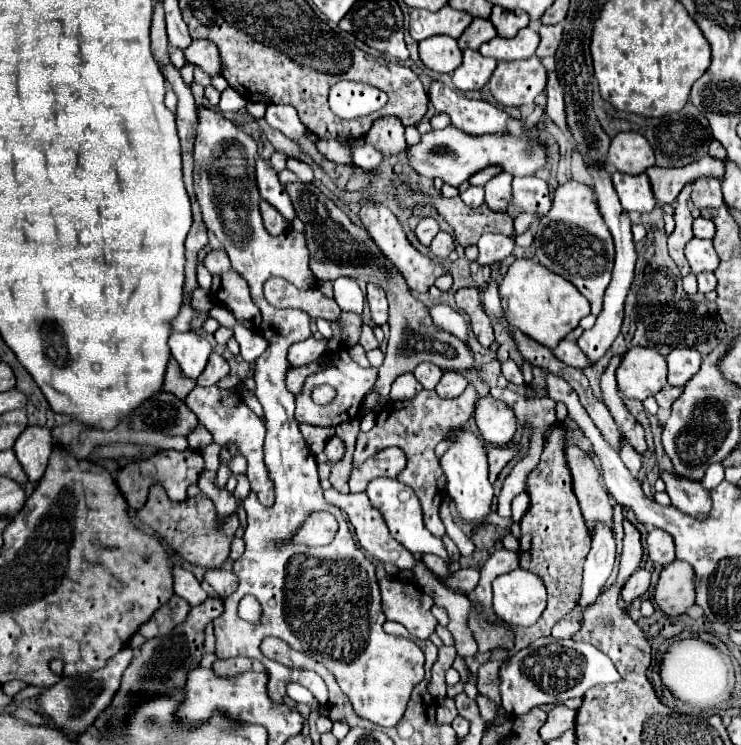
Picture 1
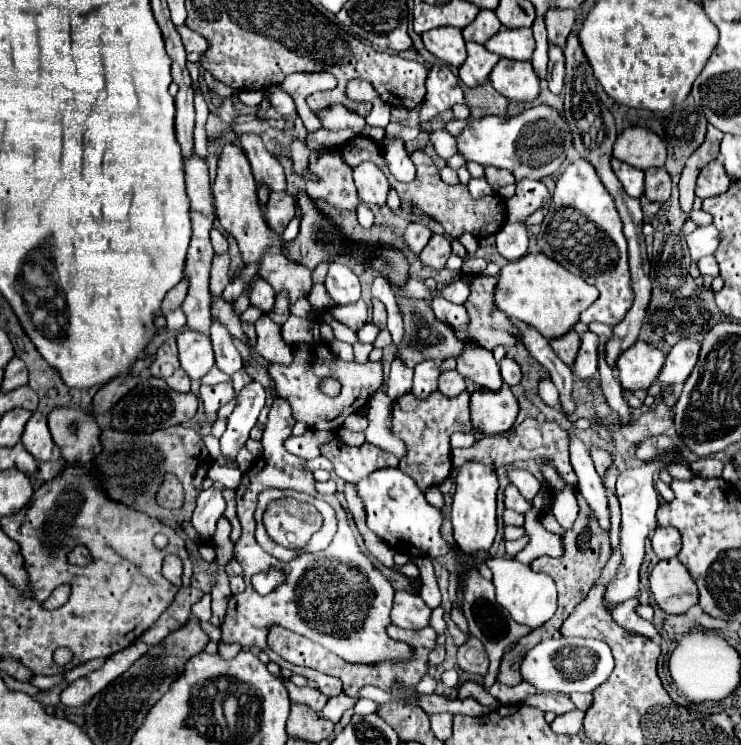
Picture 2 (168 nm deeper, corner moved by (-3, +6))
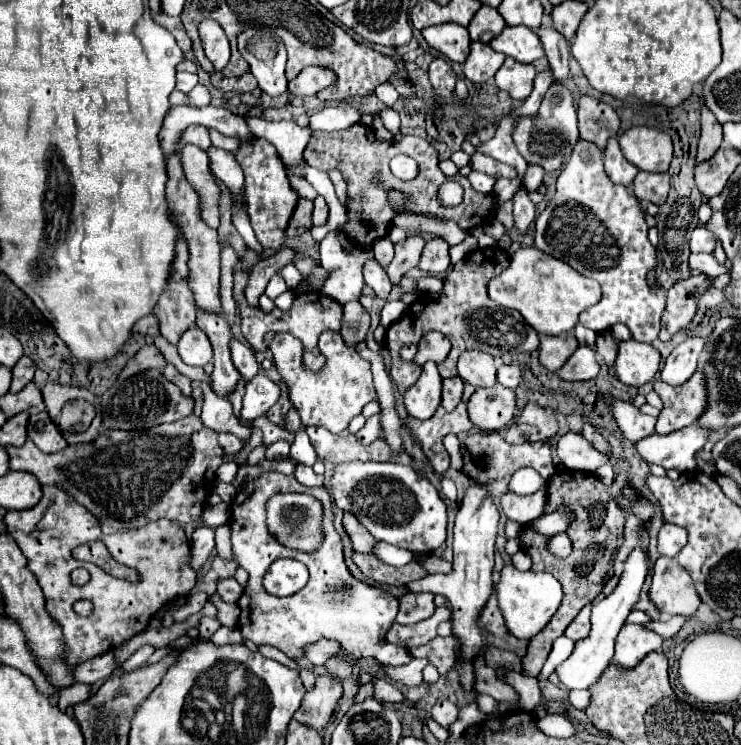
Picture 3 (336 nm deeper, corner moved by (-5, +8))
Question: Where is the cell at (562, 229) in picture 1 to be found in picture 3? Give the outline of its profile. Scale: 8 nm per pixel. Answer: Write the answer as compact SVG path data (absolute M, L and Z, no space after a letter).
M581 138L577 140L569 162L565 164L557 178L555 196L549 200L547 208L535 218L535 246L545 254L567 262L579 274L593 278L601 284L603 298L581 314L579 322L585 328L599 334L607 332L615 324L625 324L633 332L633 338L639 342L651 344L657 338L661 328L661 314L667 302L667 290L661 286L659 278L657 290L651 290L647 282L647 274L657 268L657 250L647 240L645 212L635 194L627 186L613 184L607 178L603 170L603 152L595 144L589 144L587 140Z

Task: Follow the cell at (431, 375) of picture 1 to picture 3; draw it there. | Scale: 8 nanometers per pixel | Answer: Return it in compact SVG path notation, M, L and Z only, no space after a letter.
M435 362L423 366L421 378L405 392L405 408L417 420L429 420L441 404L441 376Z

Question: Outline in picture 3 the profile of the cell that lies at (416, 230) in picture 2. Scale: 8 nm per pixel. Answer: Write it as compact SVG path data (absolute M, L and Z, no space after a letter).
M409 236L405 242L395 246L395 258L387 268L387 274L389 274L393 286L399 286L405 272L409 272L411 268L415 268L419 264L423 246L425 246L425 240L419 236Z

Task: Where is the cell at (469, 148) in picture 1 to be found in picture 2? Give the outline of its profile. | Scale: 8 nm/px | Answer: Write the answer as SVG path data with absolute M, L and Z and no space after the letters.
M535 106L531 110L521 112L519 116L509 116L509 118L499 118L499 116L483 116L481 120L471 120L467 126L461 130L459 136L455 136L457 142L457 154L465 158L465 164L477 162L481 166L497 166L505 168L515 174L517 180L521 178L535 178L541 180L553 172L559 170L563 160L569 154L569 148L573 146L571 134L567 134L567 122L549 106Z

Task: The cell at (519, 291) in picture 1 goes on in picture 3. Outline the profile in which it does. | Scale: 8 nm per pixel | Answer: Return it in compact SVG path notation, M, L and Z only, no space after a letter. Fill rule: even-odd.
M519 248L513 256L509 266L495 278L489 280L489 298L499 306L513 308L521 312L521 316L539 332L557 336L569 332L579 322L579 314L589 306L597 304L601 298L599 282L581 276L569 264L545 256L537 248ZM543 262L543 268L539 264Z

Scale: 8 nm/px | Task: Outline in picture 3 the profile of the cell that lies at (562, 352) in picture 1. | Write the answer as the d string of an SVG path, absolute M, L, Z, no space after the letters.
M573 332L559 334L559 336L541 336L541 346L539 346L539 362L551 370L557 372L569 356L577 350L577 338Z

